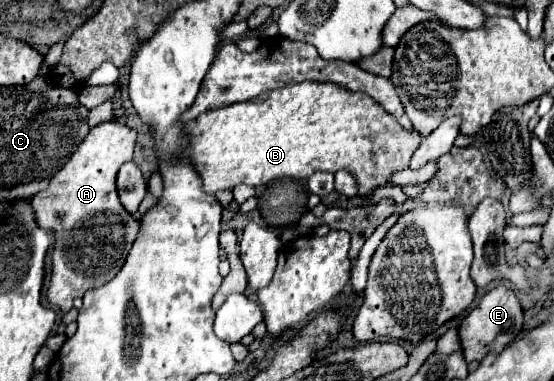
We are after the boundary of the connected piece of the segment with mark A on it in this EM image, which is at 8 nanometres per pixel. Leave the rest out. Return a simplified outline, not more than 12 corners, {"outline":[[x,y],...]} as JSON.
{"outline":[[90,129],[32,197],[54,231],[46,297],[76,295],[124,265],[138,221],[116,173],[136,131]]}

